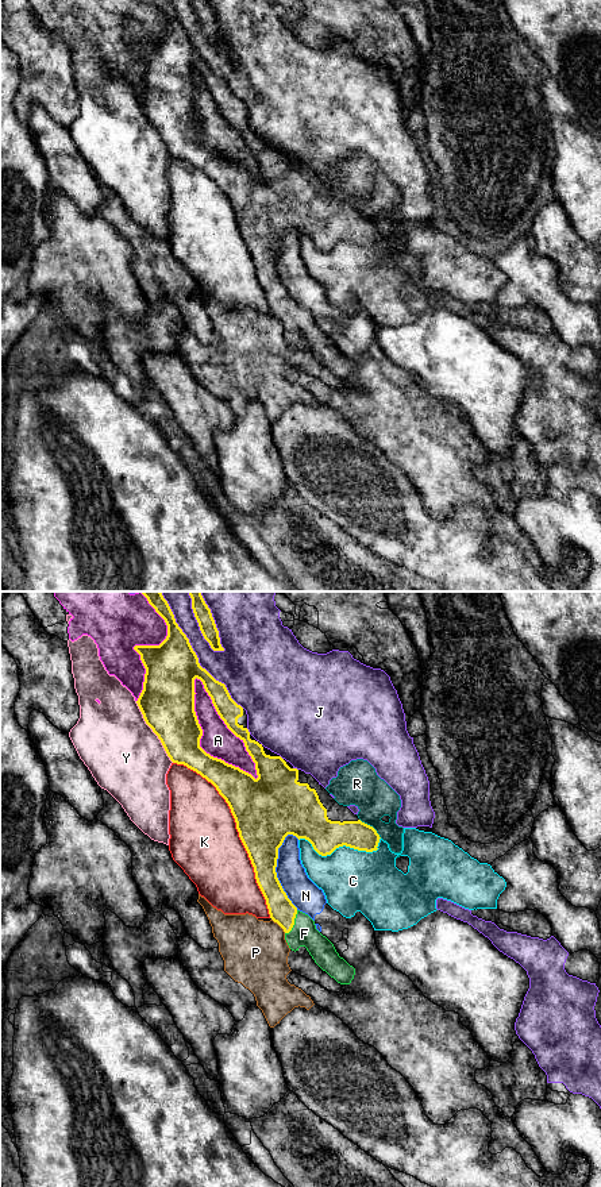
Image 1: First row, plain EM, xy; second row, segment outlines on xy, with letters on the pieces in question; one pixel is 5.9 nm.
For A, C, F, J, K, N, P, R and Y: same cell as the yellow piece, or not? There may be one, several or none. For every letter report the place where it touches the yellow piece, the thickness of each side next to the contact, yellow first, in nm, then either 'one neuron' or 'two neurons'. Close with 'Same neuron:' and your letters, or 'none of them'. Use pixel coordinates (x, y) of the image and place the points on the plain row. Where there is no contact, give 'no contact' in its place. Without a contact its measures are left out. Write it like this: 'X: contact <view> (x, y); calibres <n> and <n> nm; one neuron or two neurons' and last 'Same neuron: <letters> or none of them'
A: contact xy (228, 123); calibres 180 and 190 nm; two neurons
C: contact xy (341, 241); calibres 220 and 380 nm; two neurons
F: contact xy (293, 318); calibres 150 and 160 nm; one neuron
J: contact xy (197, 54); calibres 300 and 260 nm; two neurons
K: contact xy (238, 226); calibres 380 and 420 nm; two neurons
N: contact xy (274, 266); calibres 280 and 180 nm; two neurons
P: contact xy (278, 319); calibres 150 and 380 nm; two neurons
R: contact xy (372, 222); calibres 170 and 240 nm; two neurons
Y: contact xy (153, 126); calibres 320 and 460 nm; two neurons
Same neuron: F

